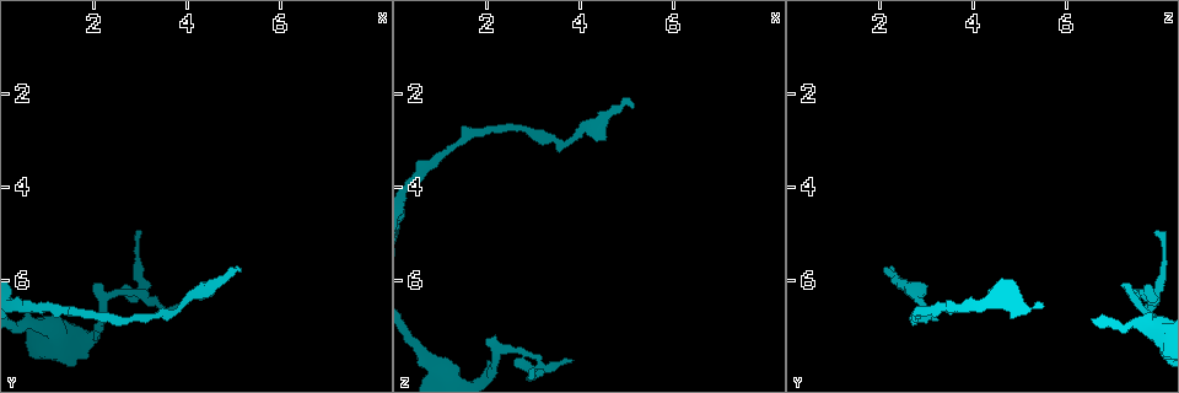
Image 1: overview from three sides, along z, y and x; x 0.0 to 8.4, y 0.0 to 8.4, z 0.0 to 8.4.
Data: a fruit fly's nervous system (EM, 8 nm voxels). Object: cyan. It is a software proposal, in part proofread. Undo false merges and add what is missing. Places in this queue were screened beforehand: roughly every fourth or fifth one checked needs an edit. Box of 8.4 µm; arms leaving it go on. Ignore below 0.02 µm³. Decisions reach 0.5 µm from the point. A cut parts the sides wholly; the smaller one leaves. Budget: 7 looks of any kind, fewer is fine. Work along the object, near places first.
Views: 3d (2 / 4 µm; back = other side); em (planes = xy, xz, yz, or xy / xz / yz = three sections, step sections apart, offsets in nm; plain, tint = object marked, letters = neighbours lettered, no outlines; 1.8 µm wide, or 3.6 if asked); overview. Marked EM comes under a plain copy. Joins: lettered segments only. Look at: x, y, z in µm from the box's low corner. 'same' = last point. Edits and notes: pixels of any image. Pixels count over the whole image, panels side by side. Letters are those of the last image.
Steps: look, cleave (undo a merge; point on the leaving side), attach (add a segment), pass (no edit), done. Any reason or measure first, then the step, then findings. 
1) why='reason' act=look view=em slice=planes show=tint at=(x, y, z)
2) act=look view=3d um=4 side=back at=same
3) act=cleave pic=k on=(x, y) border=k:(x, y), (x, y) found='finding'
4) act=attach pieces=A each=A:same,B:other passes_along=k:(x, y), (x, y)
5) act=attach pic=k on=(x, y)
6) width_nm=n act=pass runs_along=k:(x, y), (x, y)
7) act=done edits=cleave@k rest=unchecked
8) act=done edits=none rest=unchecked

why='branch stops here' act=look view=3d um=2 at=(2.20, 6.05, 7.20)

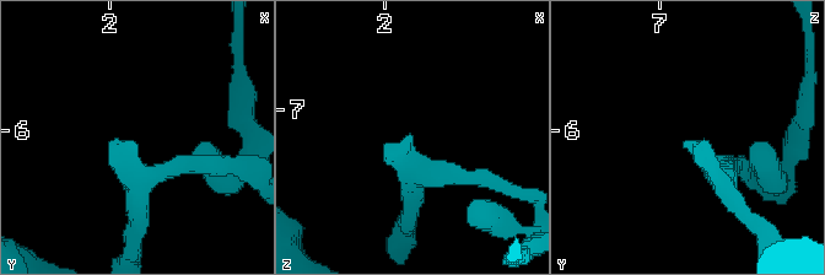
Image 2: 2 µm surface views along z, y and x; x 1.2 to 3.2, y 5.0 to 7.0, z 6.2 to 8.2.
act=look view=em slice=xz step=8 show=tint at=(2.18, 6.06, 7.24)

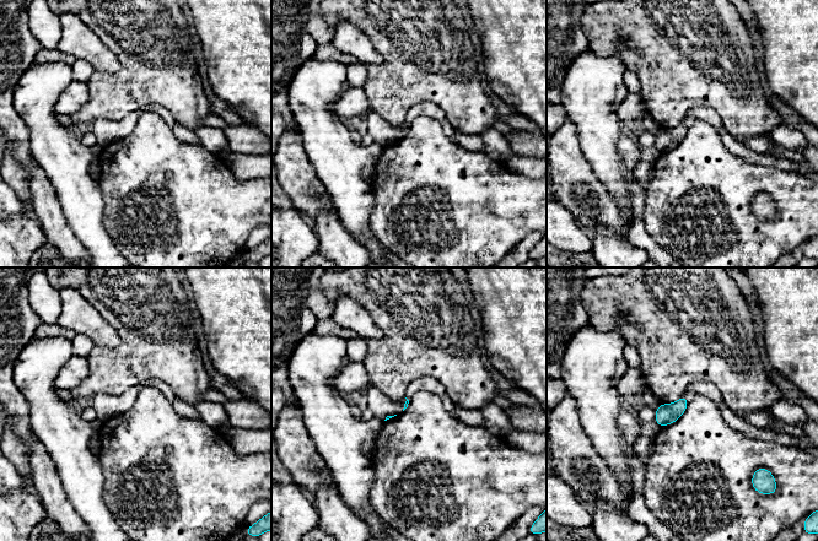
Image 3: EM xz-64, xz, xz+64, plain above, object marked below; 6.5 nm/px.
why='another direction' act=look view=em slice=planes show=letters at=same

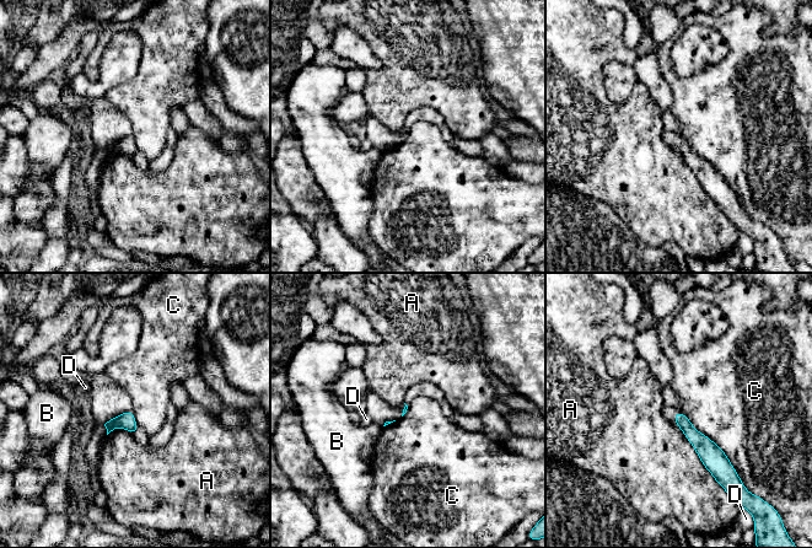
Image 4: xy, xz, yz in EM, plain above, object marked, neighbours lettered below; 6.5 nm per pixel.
act=pass each=A:other,B:other,C:other,D:other runs_along=4:(678, 415), (688, 430), (725, 471) found='none of them fits'

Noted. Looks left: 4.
why='branch stops here' act=look view=em slice=xy step=8 show=letters at=(3.85, 6.55, 7.70)

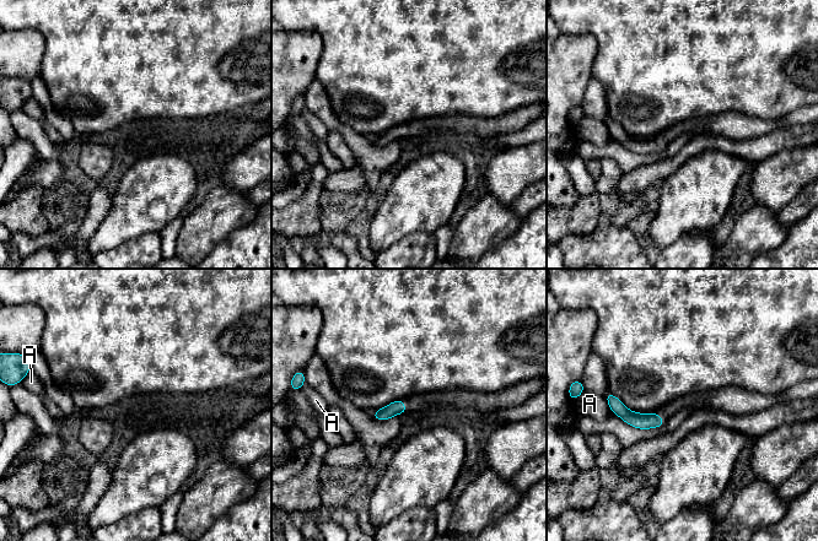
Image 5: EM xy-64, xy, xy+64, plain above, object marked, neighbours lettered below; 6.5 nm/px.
why='cut it another way' act=look view=em slice=planes show=letters at=same

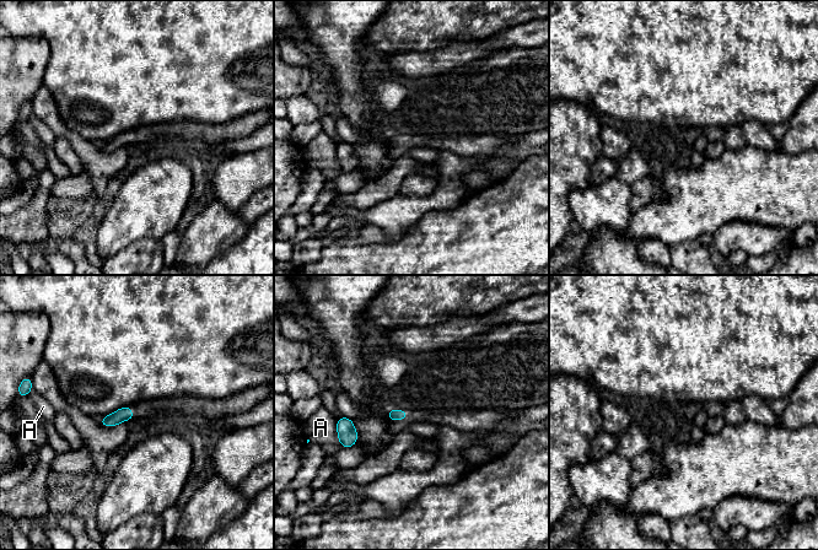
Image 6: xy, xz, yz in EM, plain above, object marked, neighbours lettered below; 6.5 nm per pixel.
act=pass each=A:other border=6:(335, 419), (337, 438), (343, 447) found='no lettered segment goes on from it'

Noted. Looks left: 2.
why='free end' act=look view=em slice=xz step=8 show=letters at=(5.15, 5.75, 2.25)

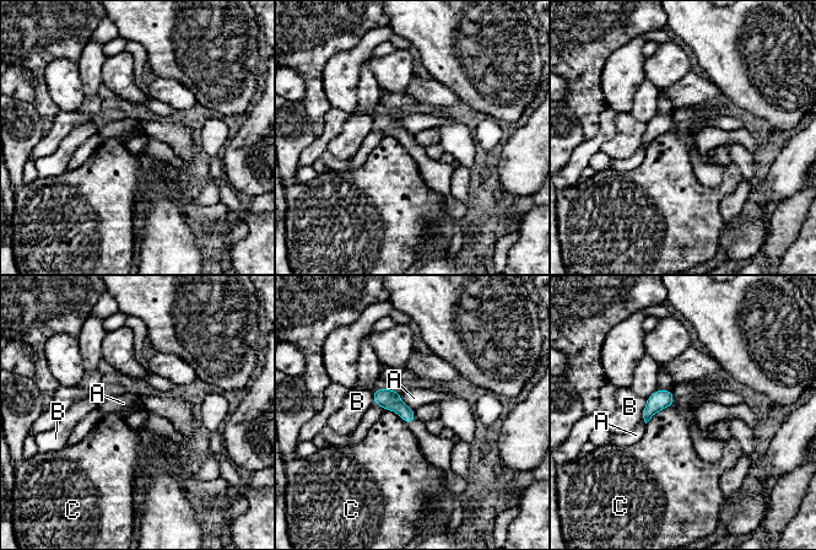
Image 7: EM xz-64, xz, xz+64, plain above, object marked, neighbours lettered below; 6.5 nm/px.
longest_contact=C:280nm act=pass each=A:other,B:other,C:other found='no lettered segment goes on from it'

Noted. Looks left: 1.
act=done edits=none rest=unchecked

